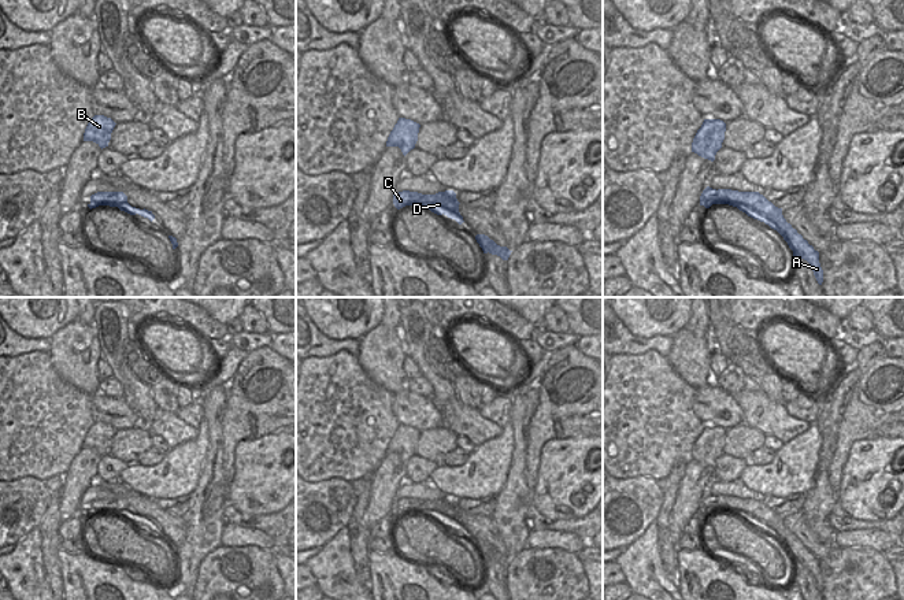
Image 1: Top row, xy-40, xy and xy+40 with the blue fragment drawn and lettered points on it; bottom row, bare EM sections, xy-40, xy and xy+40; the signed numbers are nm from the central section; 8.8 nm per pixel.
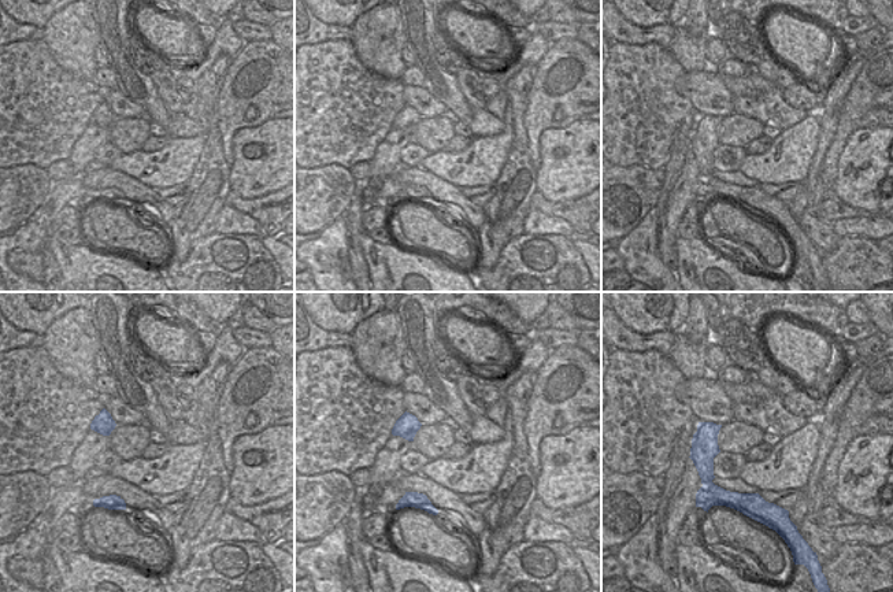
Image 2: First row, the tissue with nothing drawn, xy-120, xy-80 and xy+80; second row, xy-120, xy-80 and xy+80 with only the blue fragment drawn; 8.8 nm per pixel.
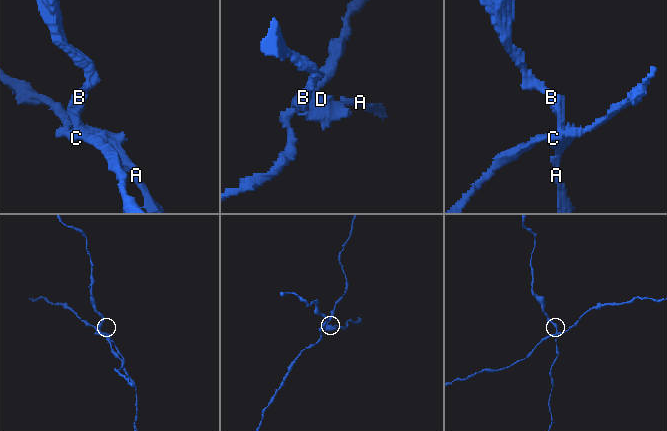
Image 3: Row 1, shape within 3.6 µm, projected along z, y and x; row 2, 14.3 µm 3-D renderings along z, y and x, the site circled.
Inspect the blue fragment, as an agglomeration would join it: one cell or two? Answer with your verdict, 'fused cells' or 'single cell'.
fused cells

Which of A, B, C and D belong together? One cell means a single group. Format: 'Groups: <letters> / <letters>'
Groups: A B D / C.

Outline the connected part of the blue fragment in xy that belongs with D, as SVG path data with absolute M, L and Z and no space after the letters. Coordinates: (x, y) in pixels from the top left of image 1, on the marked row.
M453 190L438 192L436 195L426 195L431 201L423 204L425 208L430 210L437 215L447 215L451 219L455 219L459 225L462 225L463 216L459 212L459 201L456 199L456 193Z

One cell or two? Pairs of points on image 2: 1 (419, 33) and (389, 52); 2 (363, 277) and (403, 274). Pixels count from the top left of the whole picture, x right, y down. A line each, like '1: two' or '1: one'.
1: two
2: two

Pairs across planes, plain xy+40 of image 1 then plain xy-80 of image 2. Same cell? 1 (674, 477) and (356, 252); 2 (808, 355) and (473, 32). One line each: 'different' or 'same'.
1: same
2: same

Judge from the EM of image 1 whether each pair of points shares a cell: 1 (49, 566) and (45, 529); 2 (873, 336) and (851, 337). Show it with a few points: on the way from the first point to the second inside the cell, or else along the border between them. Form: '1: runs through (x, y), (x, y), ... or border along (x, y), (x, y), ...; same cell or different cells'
1: runs through (49, 556), (49, 539); same cell
2: runs through (867, 337), (856, 337); same cell

